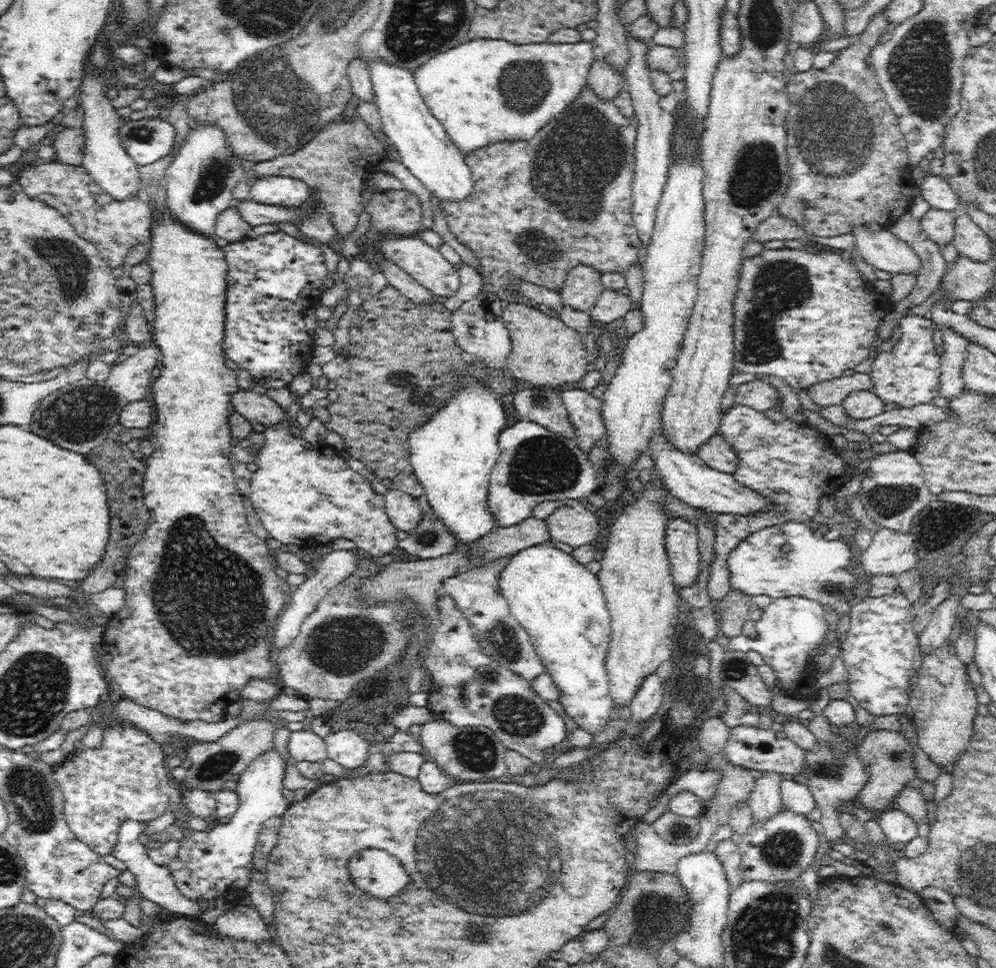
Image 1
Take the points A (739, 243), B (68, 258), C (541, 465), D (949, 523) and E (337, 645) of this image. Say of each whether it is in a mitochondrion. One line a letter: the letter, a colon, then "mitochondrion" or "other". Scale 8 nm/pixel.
A: other
B: mitochondrion
C: mitochondrion
D: other
E: mitochondrion

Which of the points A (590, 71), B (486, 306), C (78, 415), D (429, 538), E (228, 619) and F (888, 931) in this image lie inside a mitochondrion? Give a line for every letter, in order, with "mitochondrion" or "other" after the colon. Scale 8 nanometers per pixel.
A: other
B: other
C: mitochondrion
D: mitochondrion
E: mitochondrion
F: mitochondrion

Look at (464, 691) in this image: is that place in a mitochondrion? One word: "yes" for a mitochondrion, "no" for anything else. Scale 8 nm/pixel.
yes

